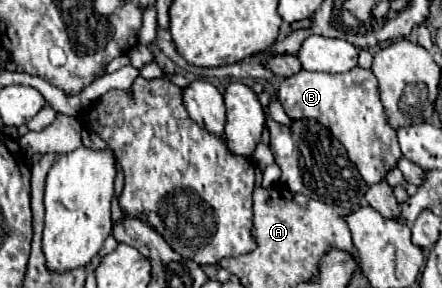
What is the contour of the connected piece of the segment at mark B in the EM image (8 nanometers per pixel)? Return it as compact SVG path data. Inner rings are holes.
M354 67L340 75L300 69L280 83L278 101L290 119L316 119L318 123L326 125L346 147L350 161L354 161L368 185L386 181L388 171L396 167L402 157L398 139L394 137L396 131L390 127L380 101L378 79L368 69Z

